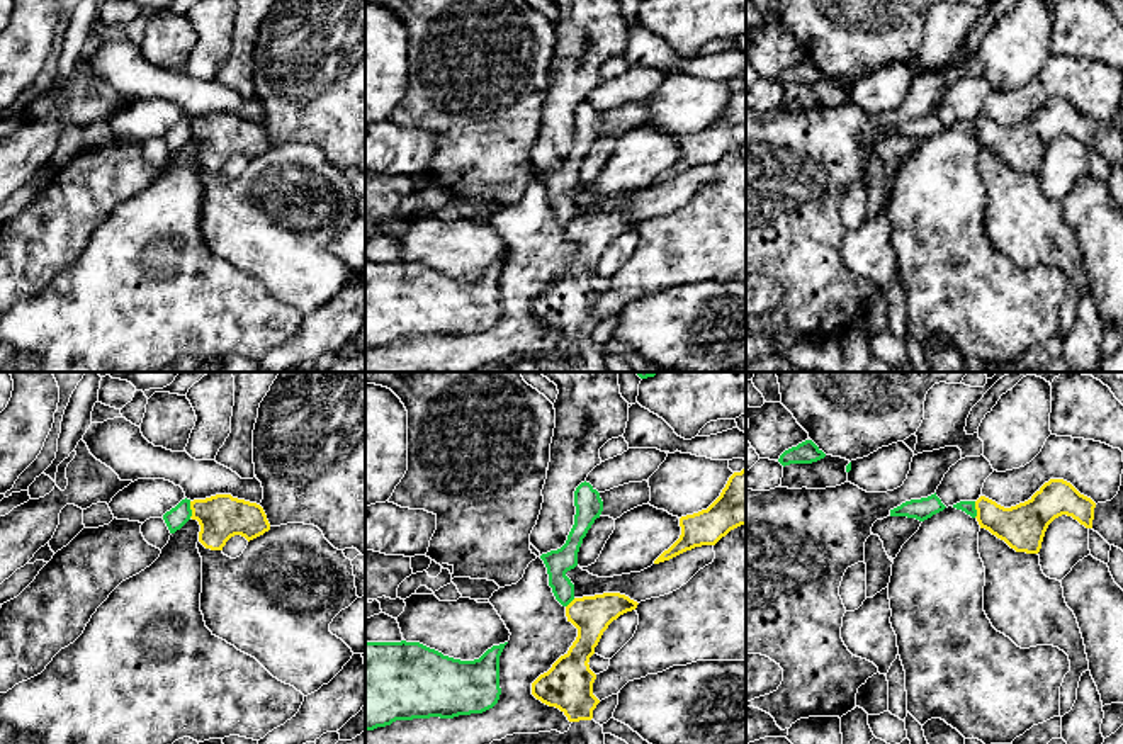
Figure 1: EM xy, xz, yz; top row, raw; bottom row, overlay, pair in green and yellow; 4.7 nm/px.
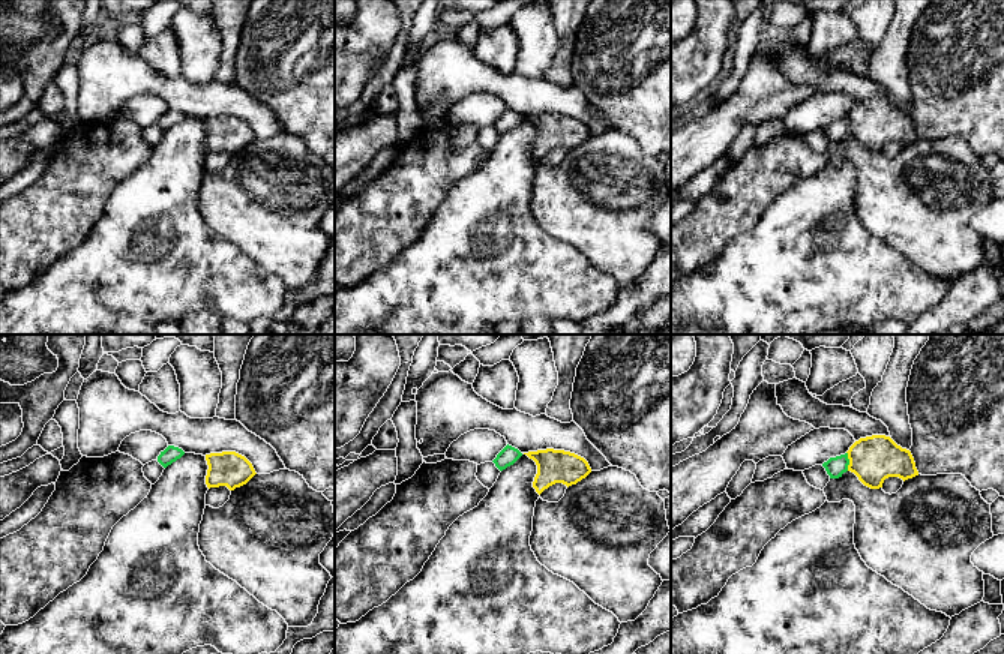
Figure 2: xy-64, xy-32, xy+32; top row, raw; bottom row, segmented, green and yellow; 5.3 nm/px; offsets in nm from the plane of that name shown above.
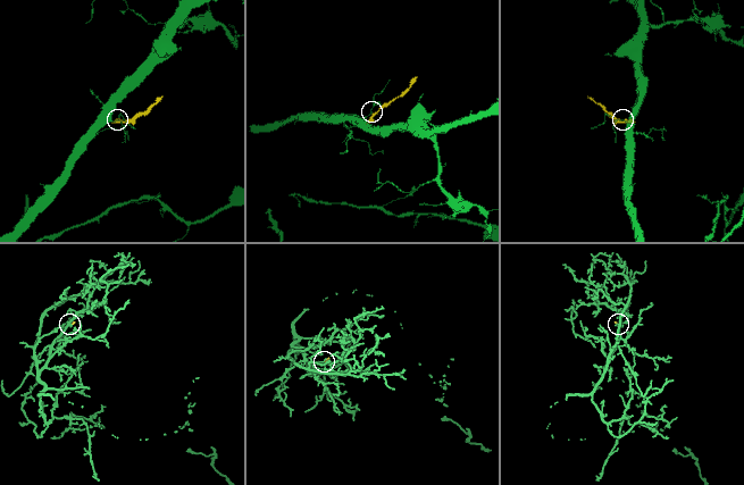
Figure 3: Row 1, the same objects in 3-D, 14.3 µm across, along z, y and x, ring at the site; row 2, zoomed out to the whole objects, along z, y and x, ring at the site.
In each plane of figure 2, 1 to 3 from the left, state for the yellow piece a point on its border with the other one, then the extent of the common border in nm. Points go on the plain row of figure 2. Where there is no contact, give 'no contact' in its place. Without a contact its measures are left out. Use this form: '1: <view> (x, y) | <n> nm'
1: no contact
2: no contact
3: xy+32 (848, 125) | 100 nm

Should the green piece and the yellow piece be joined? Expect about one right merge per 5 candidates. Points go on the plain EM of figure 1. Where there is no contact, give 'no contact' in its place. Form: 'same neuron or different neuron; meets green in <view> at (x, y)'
different neuron; meets green in xy at (191, 129)

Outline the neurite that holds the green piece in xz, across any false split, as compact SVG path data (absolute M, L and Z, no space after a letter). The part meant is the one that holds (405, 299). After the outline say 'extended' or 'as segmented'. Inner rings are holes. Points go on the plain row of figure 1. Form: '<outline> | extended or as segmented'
M365 260L365 350L396 340L454 338L493 328L501 314L499 275L506 263L493 265L479 279L460 280L420 262Z | as segmented

